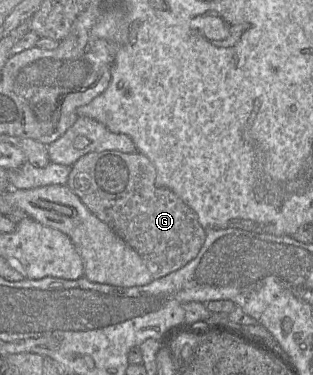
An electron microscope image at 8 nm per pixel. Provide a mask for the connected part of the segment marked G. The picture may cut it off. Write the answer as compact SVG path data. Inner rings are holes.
M92 152L72 166L67 181L88 210L105 222L144 260L153 280L179 270L202 248L206 232L196 213L173 191L156 186L156 169L144 154Z

